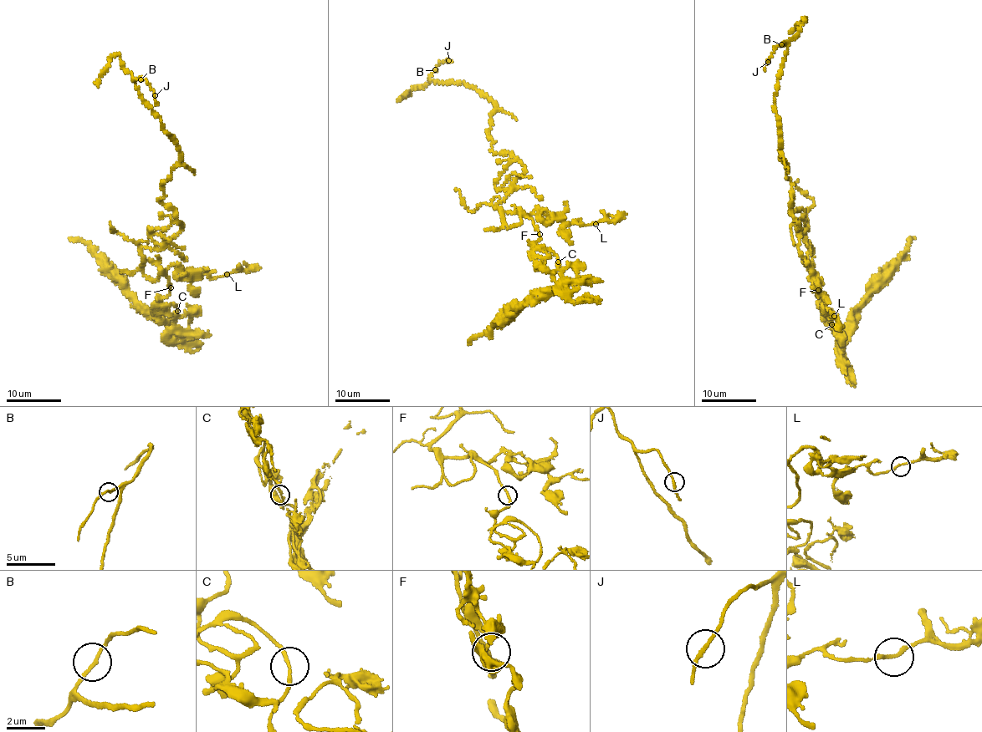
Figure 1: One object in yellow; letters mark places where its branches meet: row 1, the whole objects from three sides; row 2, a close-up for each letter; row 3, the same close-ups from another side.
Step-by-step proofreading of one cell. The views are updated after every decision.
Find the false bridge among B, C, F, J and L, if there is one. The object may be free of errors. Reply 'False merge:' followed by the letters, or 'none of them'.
False merge: none of them

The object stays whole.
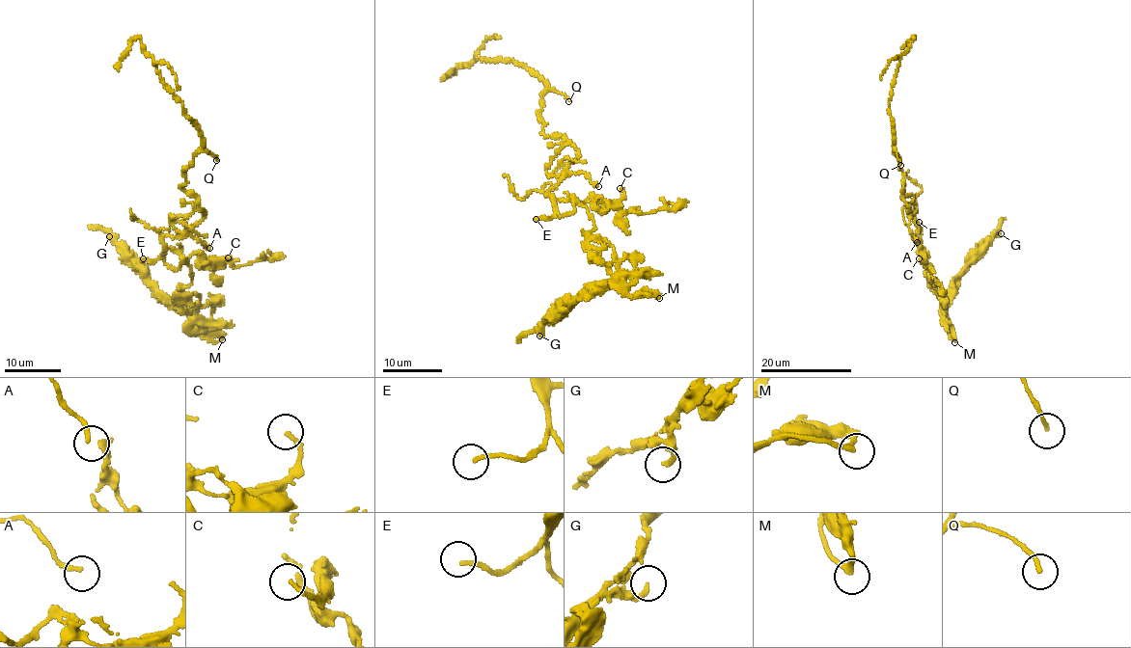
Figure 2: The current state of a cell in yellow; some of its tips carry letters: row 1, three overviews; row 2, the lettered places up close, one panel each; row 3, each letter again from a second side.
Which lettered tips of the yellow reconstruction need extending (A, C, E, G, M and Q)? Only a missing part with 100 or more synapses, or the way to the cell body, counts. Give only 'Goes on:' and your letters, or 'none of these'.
Goes on: E

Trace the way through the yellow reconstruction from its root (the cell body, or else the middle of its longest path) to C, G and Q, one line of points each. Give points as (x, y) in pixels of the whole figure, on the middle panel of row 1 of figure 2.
C: (565, 173), (549, 190), (549, 197), (583, 202), (593, 198), (603, 204), (618, 202), (623, 193), (620, 188)
G: (565, 173), (549, 197), (586, 208), (596, 227), (584, 248), (615, 276), (542, 323), (539, 336)
Q: (565, 173), (578, 153), (565, 136), (545, 135), (537, 115), (546, 92), (561, 93), (568, 101)

